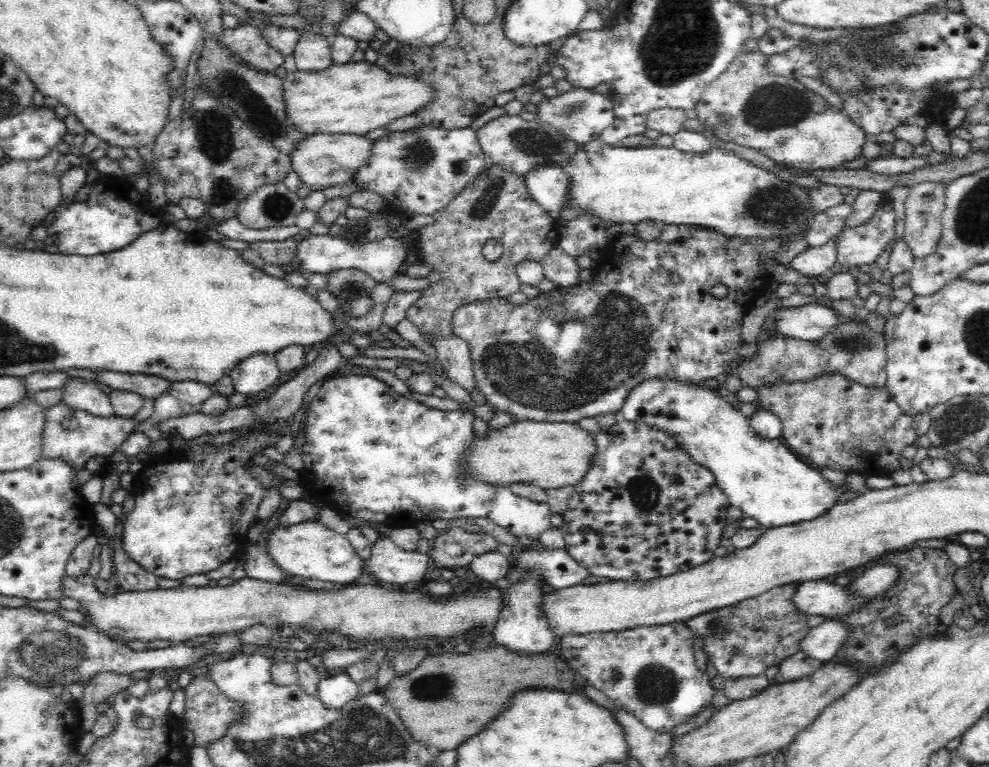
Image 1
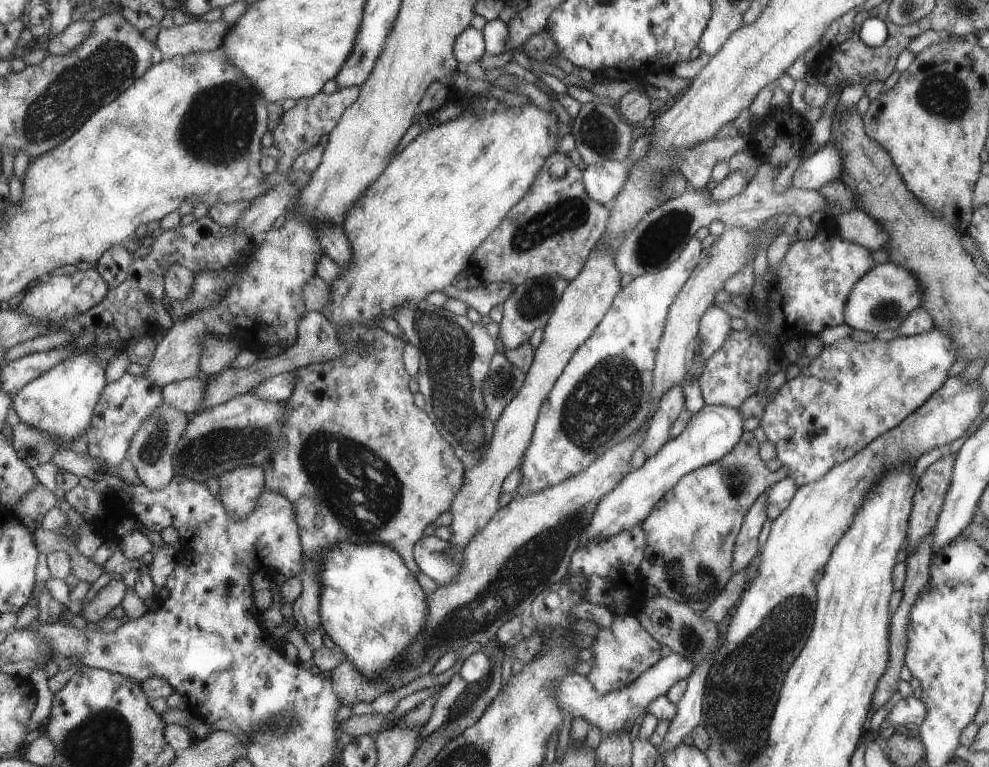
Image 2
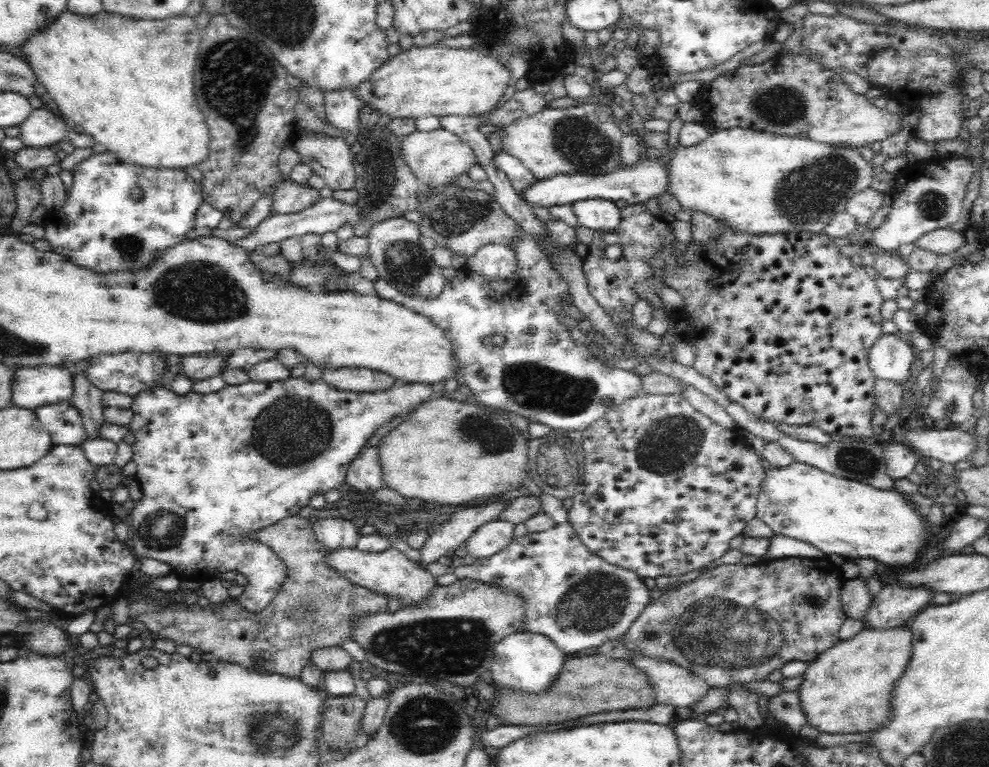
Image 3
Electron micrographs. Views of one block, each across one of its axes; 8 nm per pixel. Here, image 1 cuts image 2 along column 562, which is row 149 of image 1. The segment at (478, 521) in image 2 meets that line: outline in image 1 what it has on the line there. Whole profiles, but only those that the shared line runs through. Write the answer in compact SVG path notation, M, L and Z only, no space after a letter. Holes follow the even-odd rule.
M324 133L308 135L293 149L289 156L290 170L294 171L300 182L310 191L323 191L330 186L338 186L353 180L353 176L364 164L369 162L373 154L373 142L364 135L329 135Z

